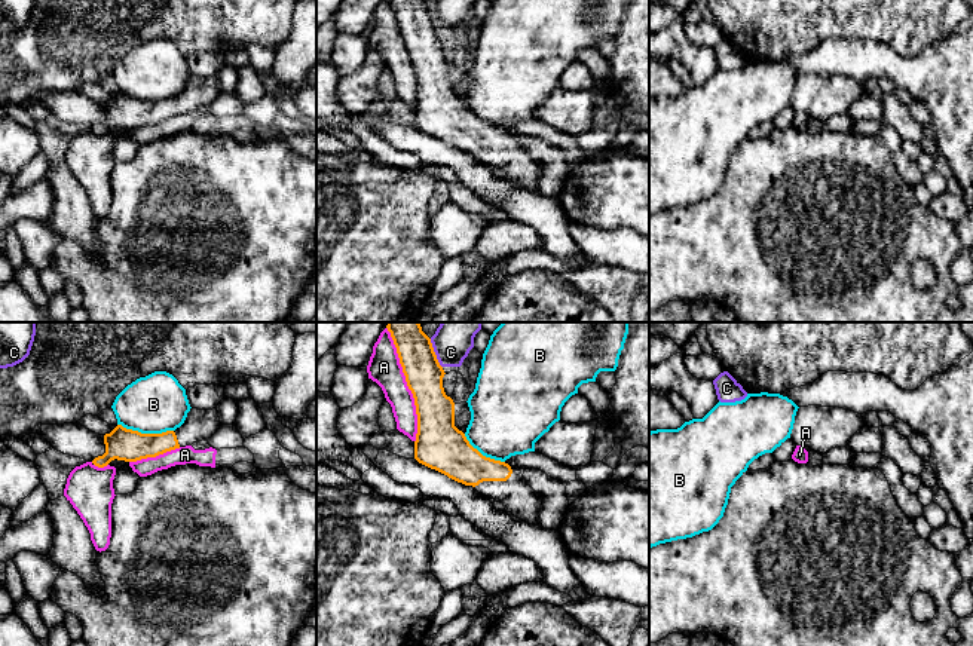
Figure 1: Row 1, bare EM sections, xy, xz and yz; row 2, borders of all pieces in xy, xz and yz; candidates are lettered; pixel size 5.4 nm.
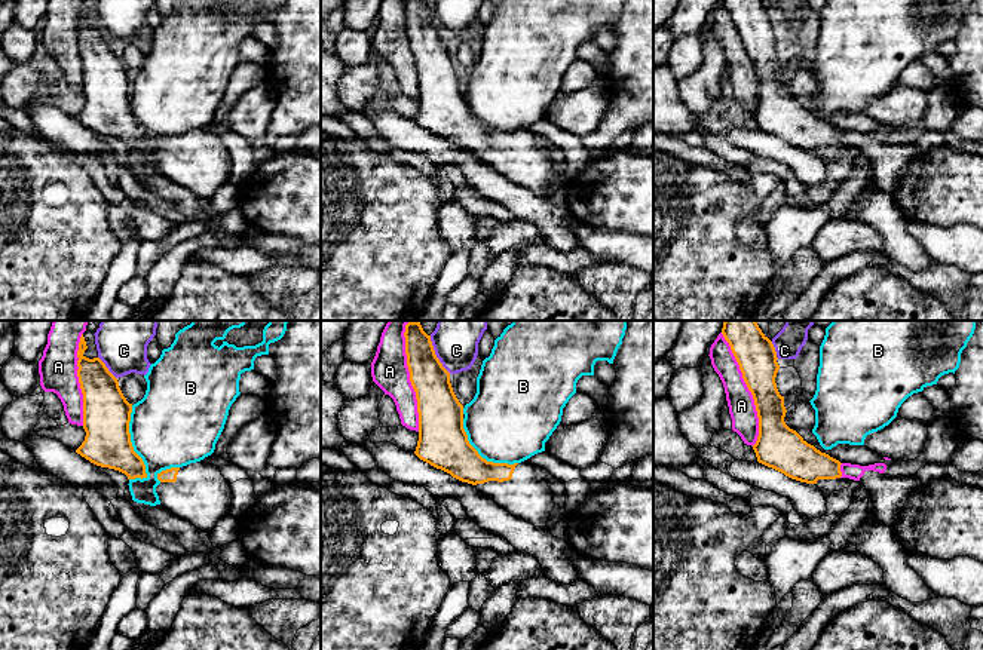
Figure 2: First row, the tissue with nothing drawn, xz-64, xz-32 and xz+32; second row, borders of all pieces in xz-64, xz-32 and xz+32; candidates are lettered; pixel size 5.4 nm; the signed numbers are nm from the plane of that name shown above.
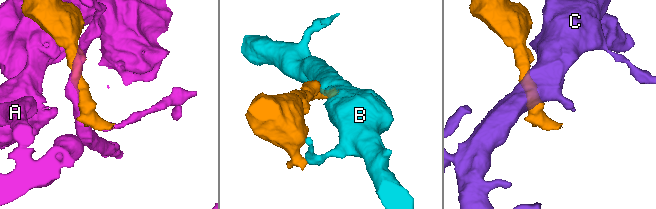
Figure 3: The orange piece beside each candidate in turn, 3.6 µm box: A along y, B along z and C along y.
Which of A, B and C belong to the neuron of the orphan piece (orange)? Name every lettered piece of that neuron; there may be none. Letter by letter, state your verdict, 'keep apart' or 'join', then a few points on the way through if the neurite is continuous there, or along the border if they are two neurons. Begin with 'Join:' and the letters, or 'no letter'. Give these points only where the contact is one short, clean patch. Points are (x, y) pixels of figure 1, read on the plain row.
Join: no letter
A: keep apart
B: keep apart
C: keep apart | along xz (430, 6), (441, 34)

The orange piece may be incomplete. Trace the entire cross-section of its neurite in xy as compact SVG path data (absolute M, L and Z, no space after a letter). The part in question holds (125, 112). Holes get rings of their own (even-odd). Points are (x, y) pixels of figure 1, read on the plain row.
M190 76L184 91L175 98L162 101L141 101L117 92L104 102L105 120L92 128L98 135L107 134L111 128L137 129L156 125L166 119L192 113L196 108L211 105L221 94L217 76Z

